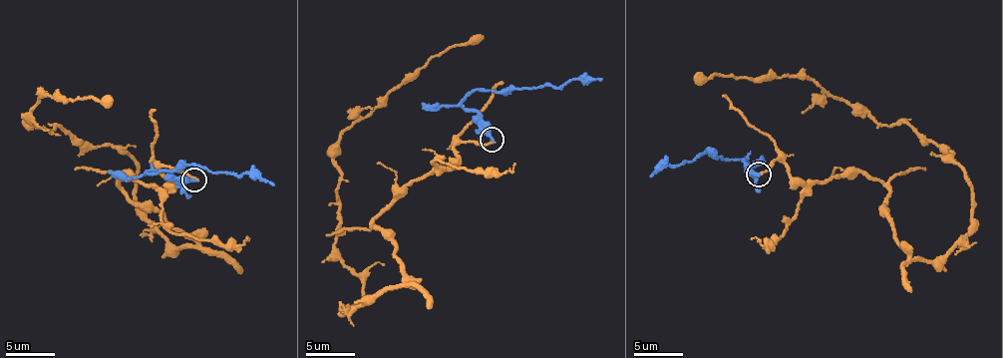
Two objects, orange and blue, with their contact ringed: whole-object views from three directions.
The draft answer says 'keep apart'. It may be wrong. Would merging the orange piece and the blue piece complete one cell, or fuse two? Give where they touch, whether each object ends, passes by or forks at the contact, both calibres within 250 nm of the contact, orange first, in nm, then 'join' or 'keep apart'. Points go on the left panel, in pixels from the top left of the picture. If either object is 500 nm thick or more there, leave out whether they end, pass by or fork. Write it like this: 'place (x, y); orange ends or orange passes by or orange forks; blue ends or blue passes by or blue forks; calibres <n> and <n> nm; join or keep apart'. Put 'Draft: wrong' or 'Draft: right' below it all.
place (193, 179); orange ends; blue ends; calibres 180 and 320 nm; keep apart
Draft: right

